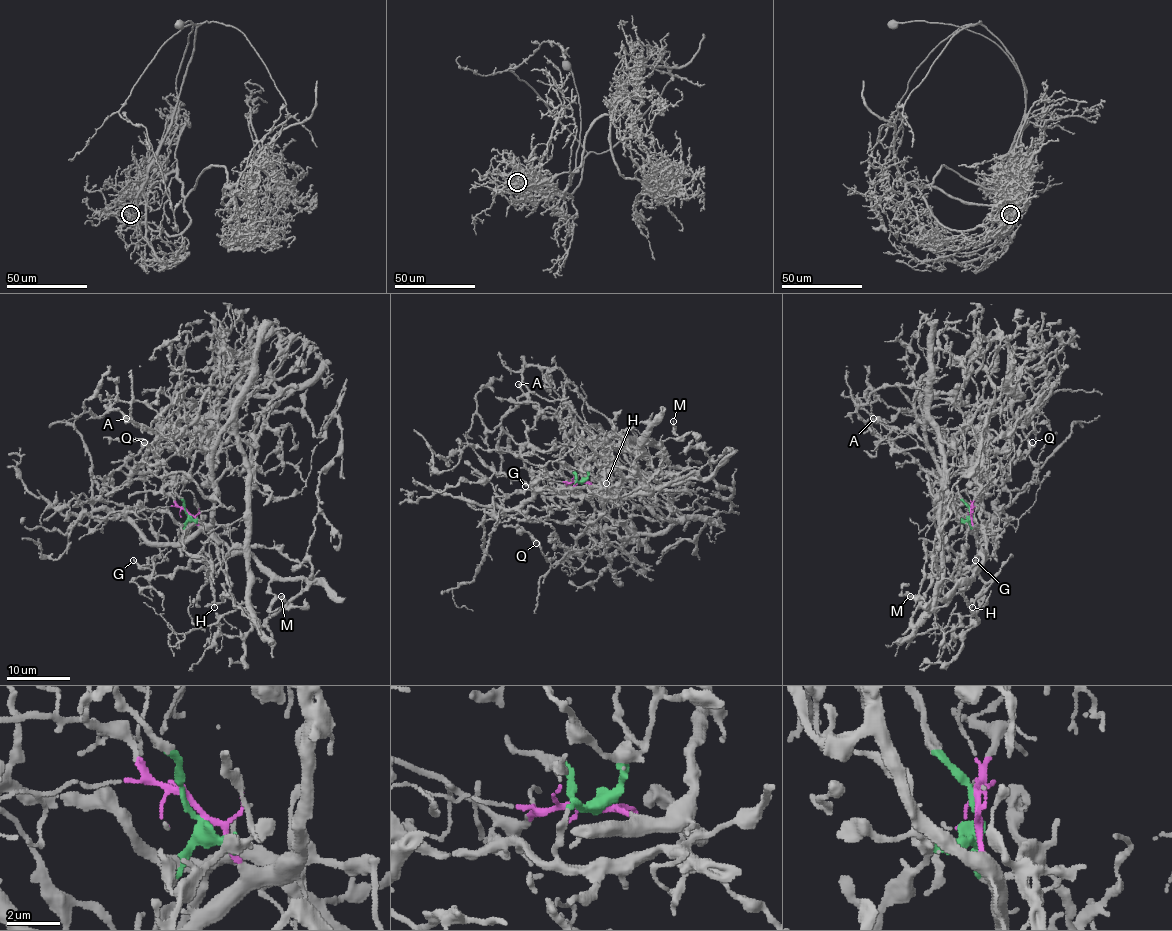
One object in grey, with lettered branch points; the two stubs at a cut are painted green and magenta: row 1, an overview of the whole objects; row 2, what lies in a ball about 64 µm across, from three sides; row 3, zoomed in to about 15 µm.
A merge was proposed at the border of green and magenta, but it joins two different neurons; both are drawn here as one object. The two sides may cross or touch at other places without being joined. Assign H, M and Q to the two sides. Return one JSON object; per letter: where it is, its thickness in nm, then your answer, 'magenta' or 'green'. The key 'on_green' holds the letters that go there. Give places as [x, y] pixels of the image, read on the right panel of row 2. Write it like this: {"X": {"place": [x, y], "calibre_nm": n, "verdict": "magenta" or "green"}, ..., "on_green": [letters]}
{"H": {"place": [972, 607], "calibre_nm": 100, "verdict": "green"}, "M": {"place": [910, 596], "calibre_nm": 150, "verdict": "green"}, "Q": {"place": [1032, 442], "calibre_nm": 480, "verdict": "green"}, "on_green": ["H", "M", "Q"]}

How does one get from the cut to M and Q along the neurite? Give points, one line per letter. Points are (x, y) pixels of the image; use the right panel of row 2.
M: (971, 512), (974, 529), (985, 525), (980, 572), (964, 589), (930, 611), (922, 599), (909, 596)
Q: (971, 512), (977, 529), (979, 479), (999, 485), (1032, 443)

